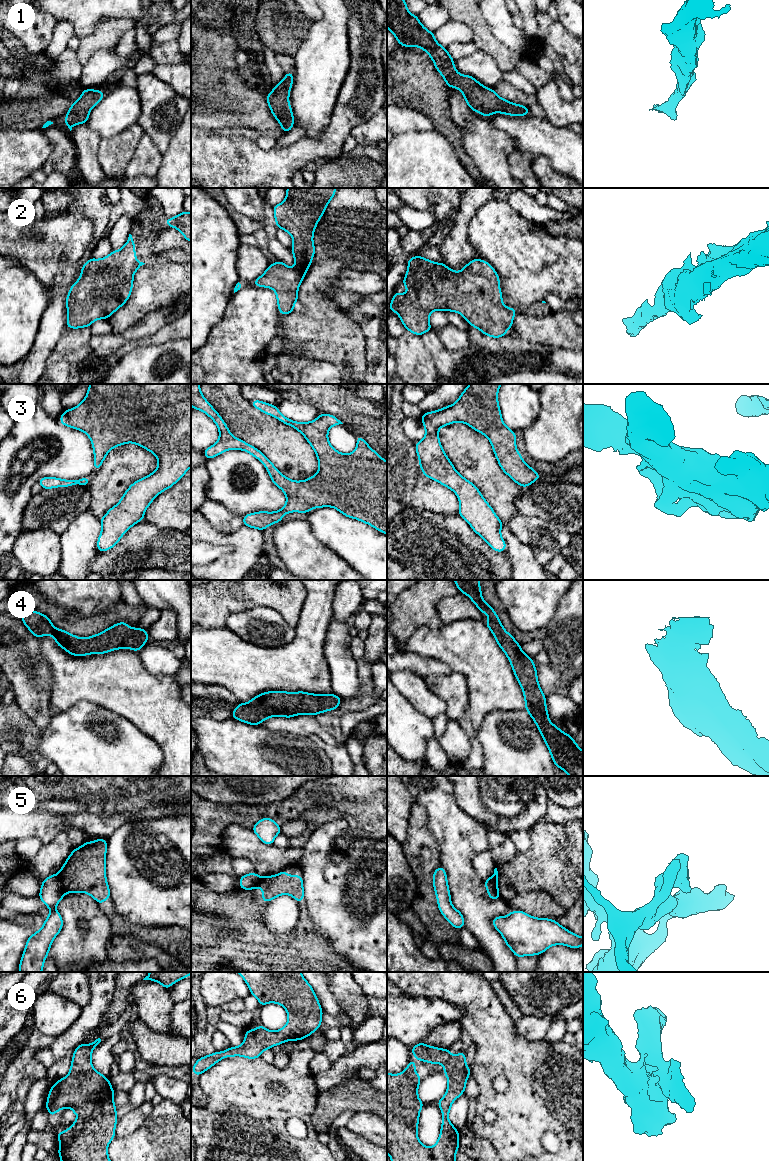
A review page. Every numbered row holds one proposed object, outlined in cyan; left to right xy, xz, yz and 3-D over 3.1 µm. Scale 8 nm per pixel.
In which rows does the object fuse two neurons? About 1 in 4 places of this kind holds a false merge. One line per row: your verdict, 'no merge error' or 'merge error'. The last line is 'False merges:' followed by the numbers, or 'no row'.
1: no merge error
2: no merge error
3: no merge error
4: no merge error
5: merge error
6: no merge error
False merges: 5

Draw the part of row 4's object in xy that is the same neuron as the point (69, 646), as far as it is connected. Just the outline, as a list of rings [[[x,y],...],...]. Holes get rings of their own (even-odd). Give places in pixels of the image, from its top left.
[[[34,610],[22,611],[22,622],[36,637],[51,635],[57,645],[73,656],[103,654],[116,649],[132,649],[138,654],[148,641],[148,631],[132,628],[126,621],[116,623],[103,632],[88,638],[80,638],[53,627],[51,620]]]

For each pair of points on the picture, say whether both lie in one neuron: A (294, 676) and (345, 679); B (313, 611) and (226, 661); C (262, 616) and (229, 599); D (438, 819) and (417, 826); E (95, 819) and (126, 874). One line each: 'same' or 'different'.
A: different
B: same
C: different
D: different
E: different

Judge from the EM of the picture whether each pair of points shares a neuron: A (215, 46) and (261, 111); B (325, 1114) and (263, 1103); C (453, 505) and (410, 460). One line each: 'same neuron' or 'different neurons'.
A: same neuron
B: different neurons
C: same neuron

